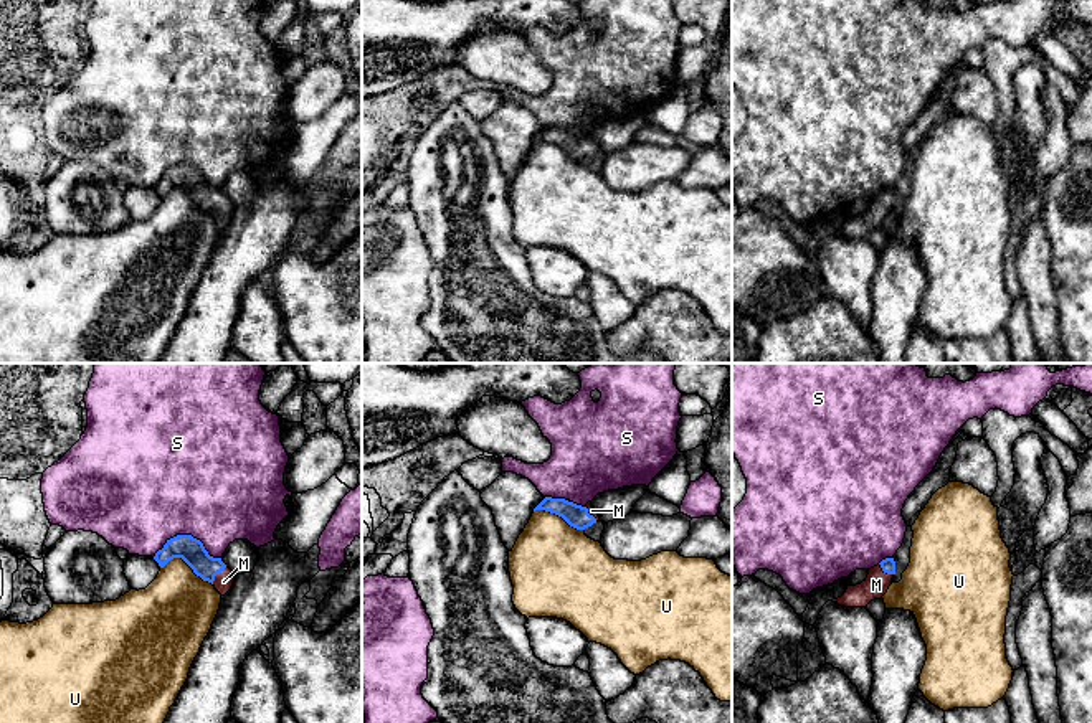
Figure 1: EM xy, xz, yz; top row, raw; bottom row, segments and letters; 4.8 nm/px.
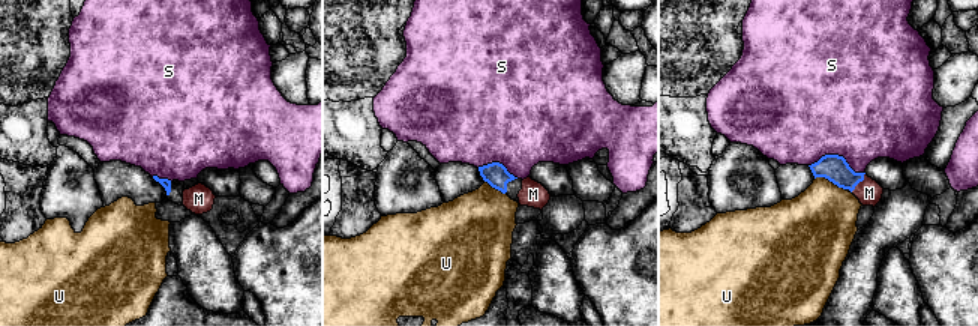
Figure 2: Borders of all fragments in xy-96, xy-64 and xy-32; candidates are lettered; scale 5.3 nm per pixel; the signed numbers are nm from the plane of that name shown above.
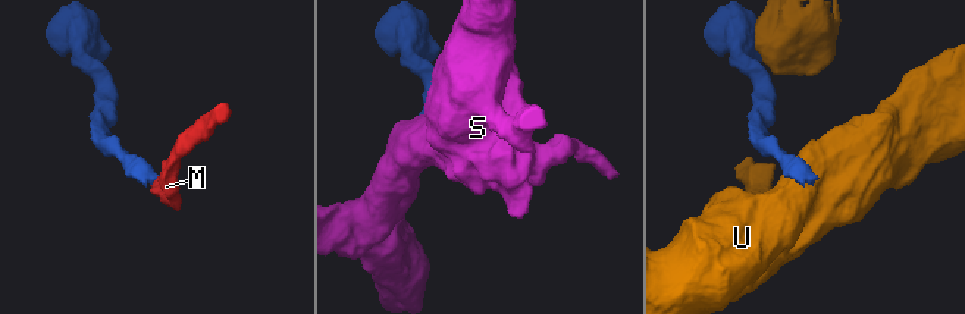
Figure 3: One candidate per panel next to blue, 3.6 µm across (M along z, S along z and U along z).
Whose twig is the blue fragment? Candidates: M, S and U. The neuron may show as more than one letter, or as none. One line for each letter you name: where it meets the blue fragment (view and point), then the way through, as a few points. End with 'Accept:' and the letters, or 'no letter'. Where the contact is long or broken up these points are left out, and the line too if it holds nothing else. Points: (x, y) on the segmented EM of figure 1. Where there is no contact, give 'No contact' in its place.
M: Touches blue at xy (217, 573). Path across: xy (190, 550), (217, 573), (223, 581)
Accept: M

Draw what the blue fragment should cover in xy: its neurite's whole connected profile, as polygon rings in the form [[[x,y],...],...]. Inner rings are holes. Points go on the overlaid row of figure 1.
[[[177,535],[167,540],[154,556],[160,568],[173,558],[182,558],[197,576],[211,583],[221,596],[231,589],[236,574],[221,558],[210,556],[203,543],[192,535]]]

